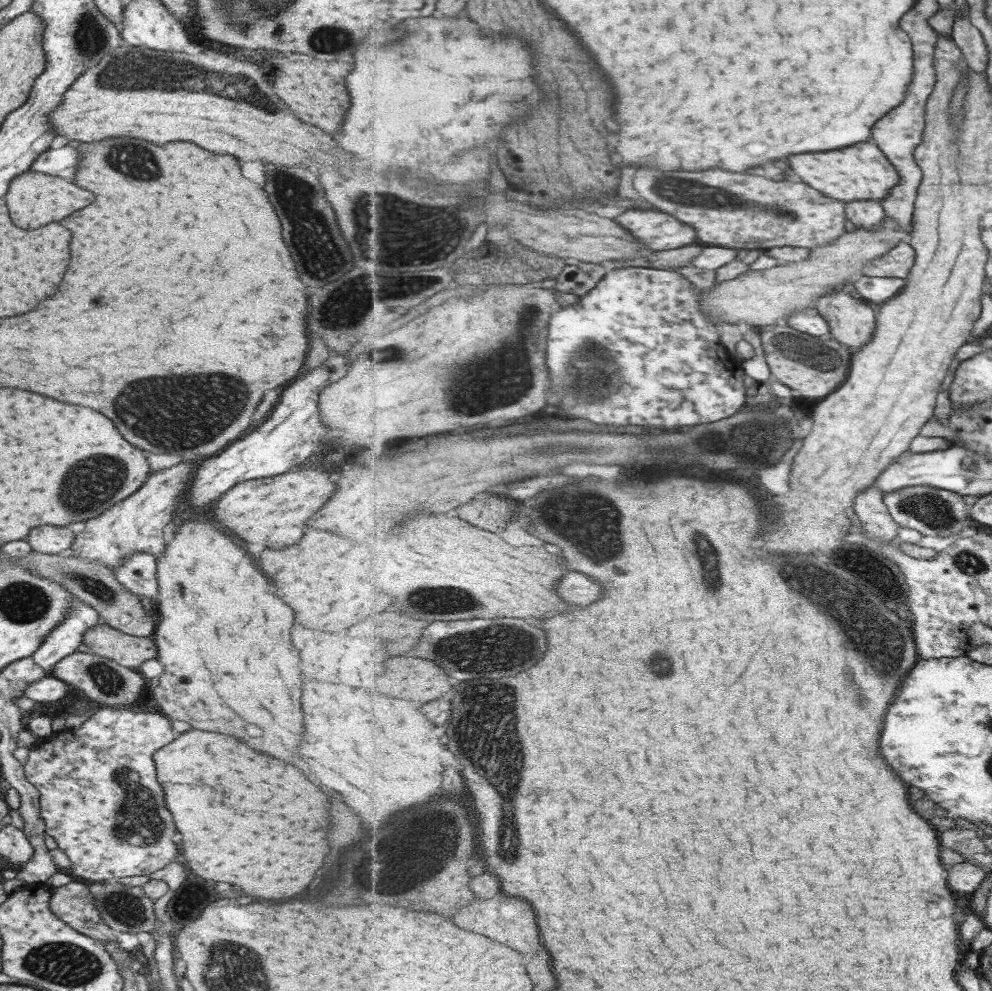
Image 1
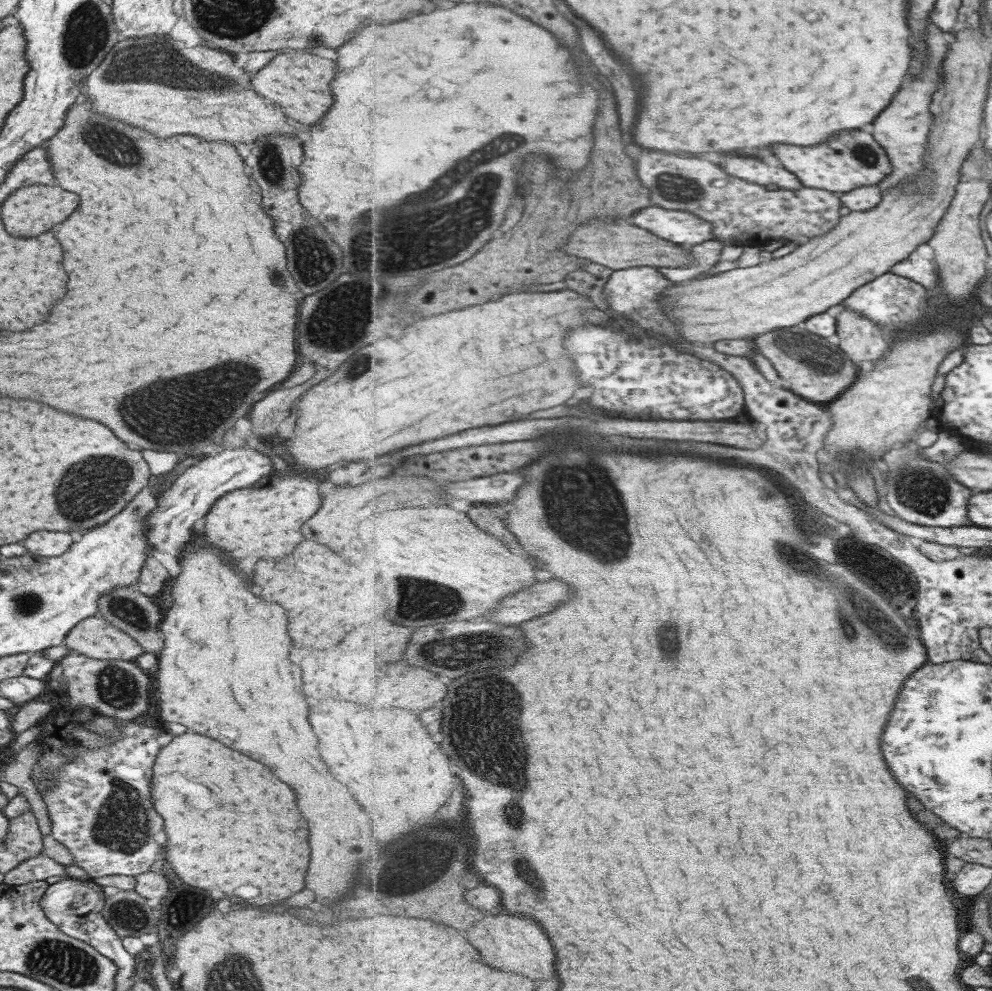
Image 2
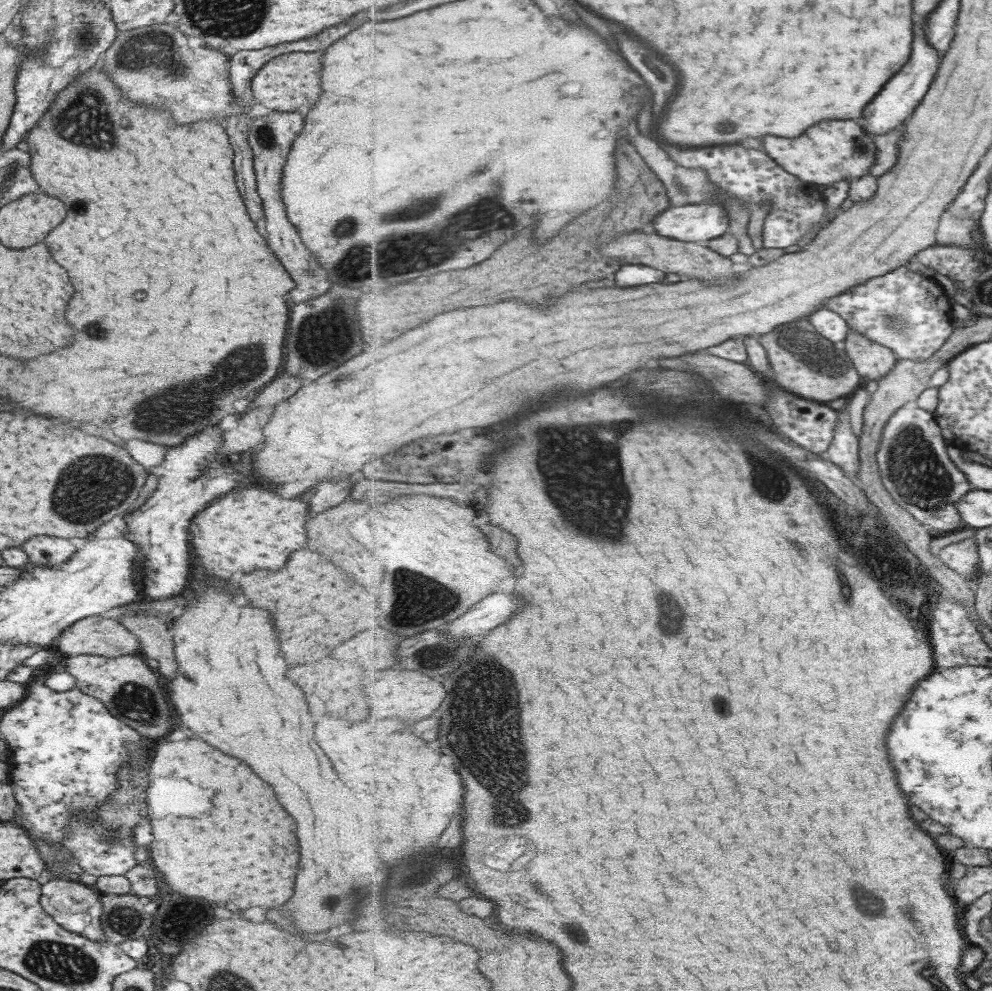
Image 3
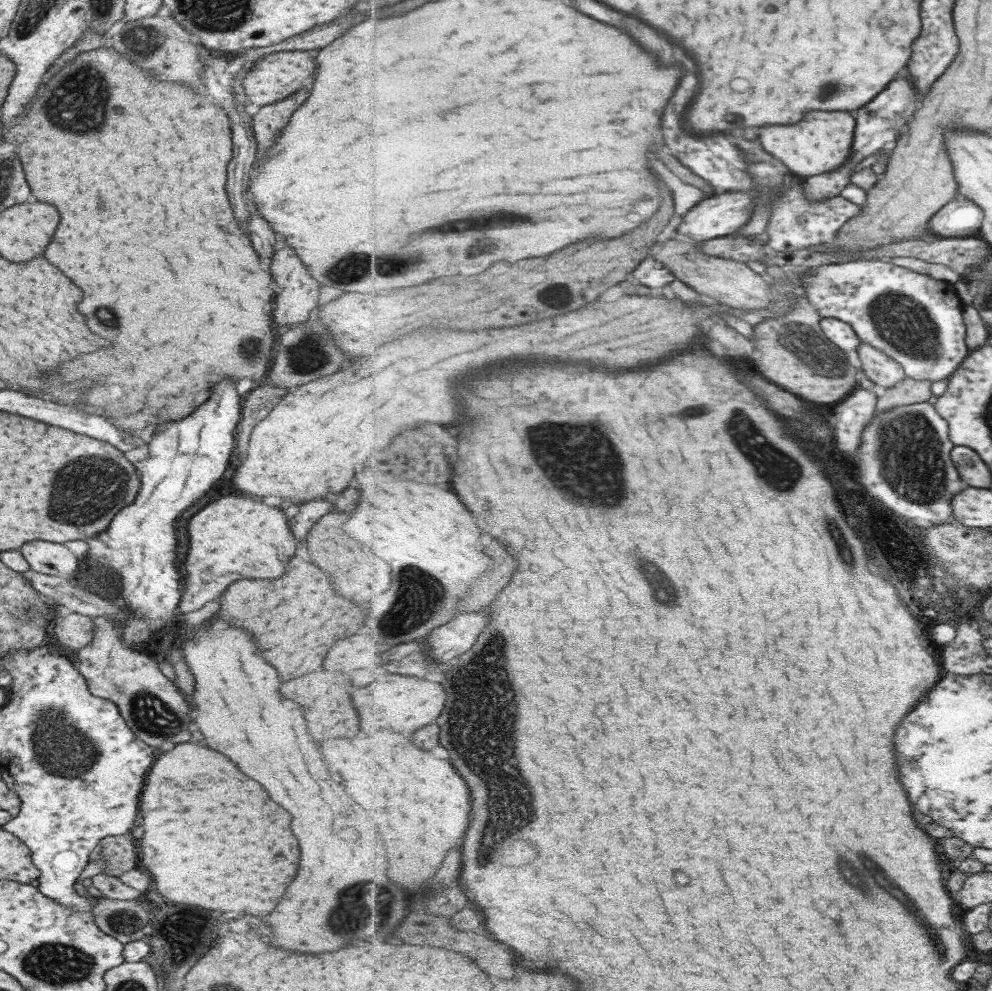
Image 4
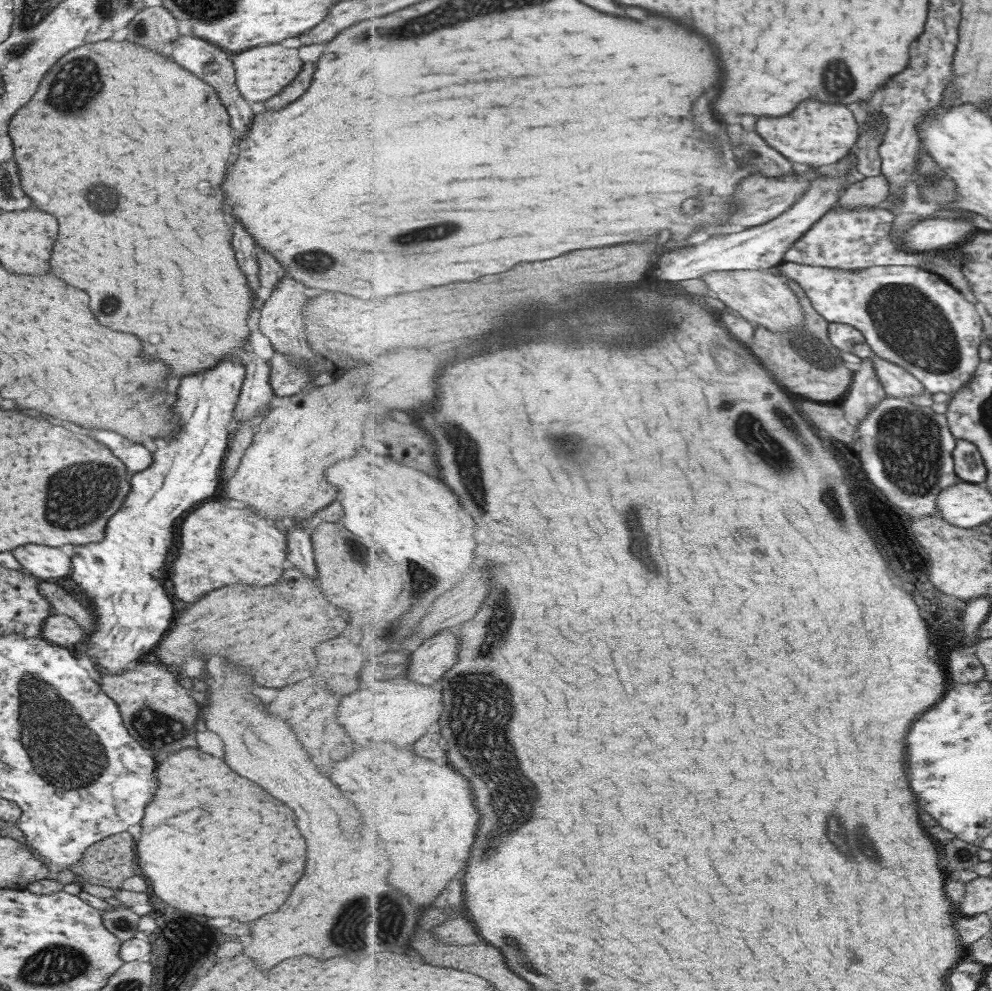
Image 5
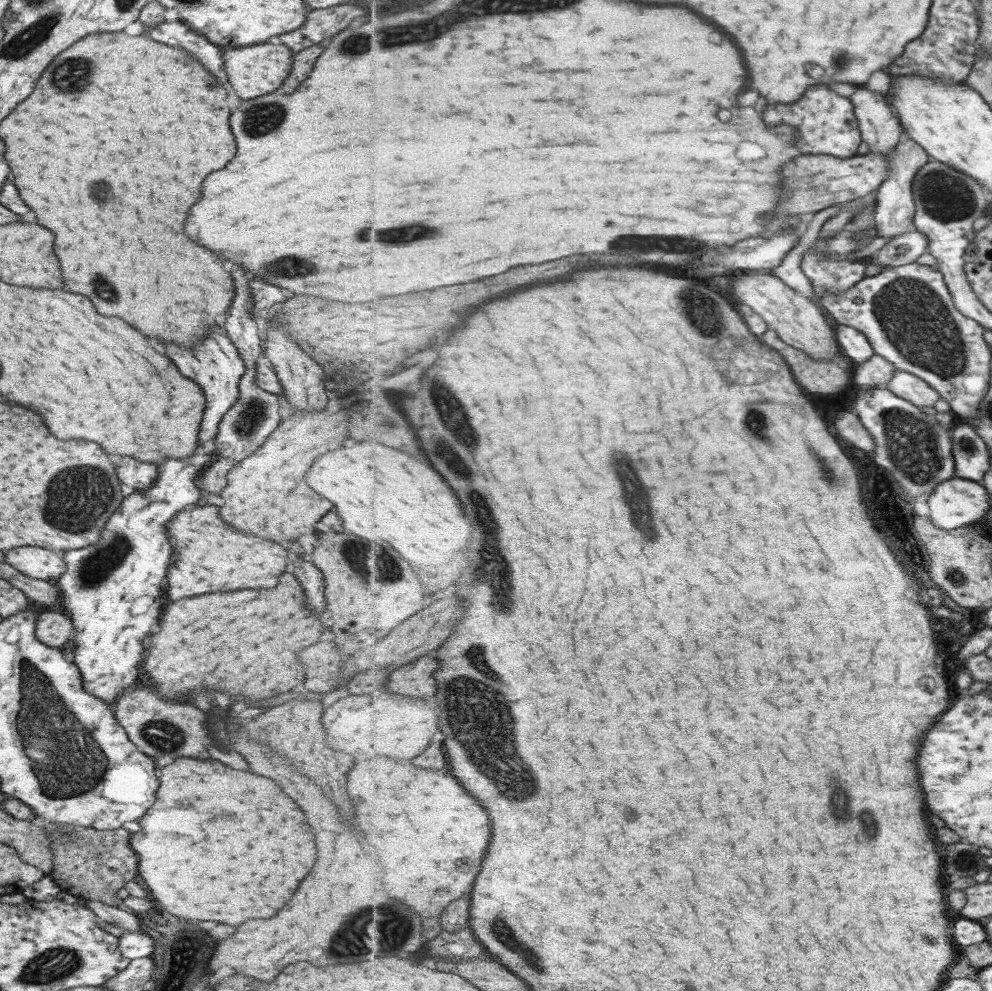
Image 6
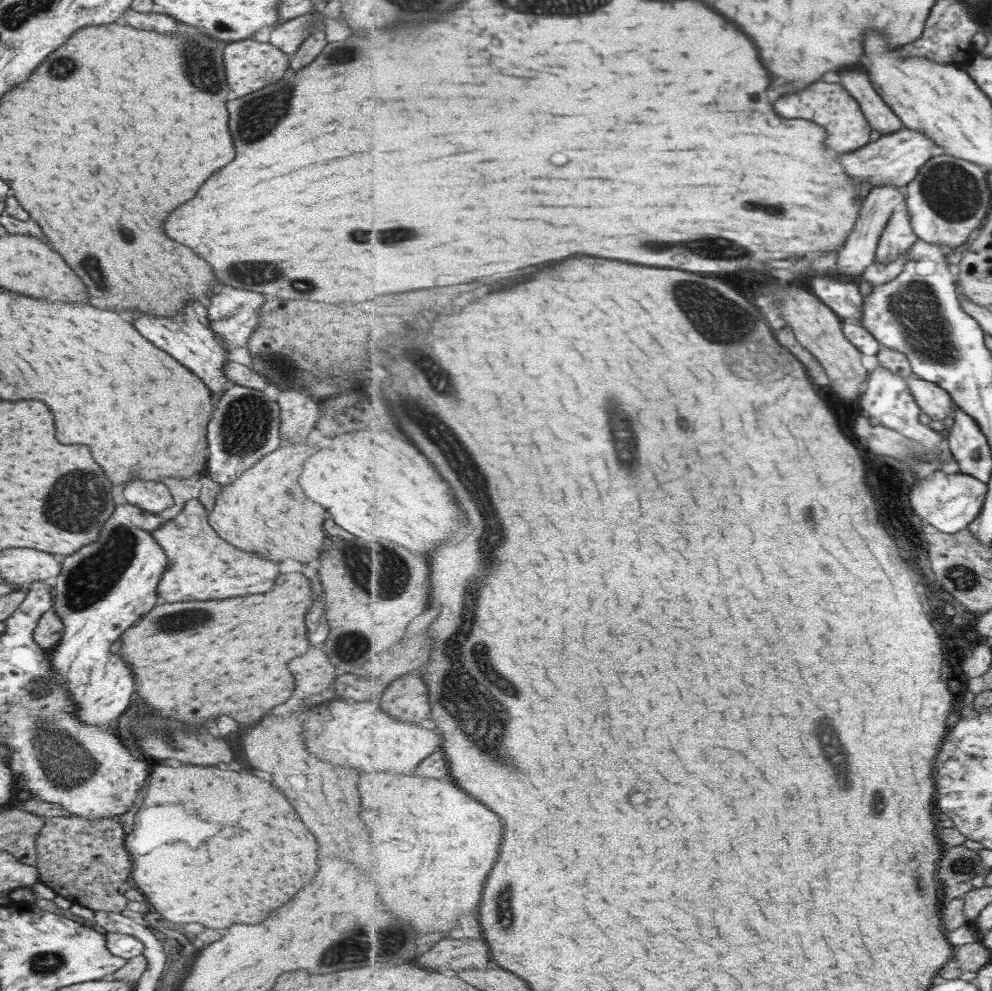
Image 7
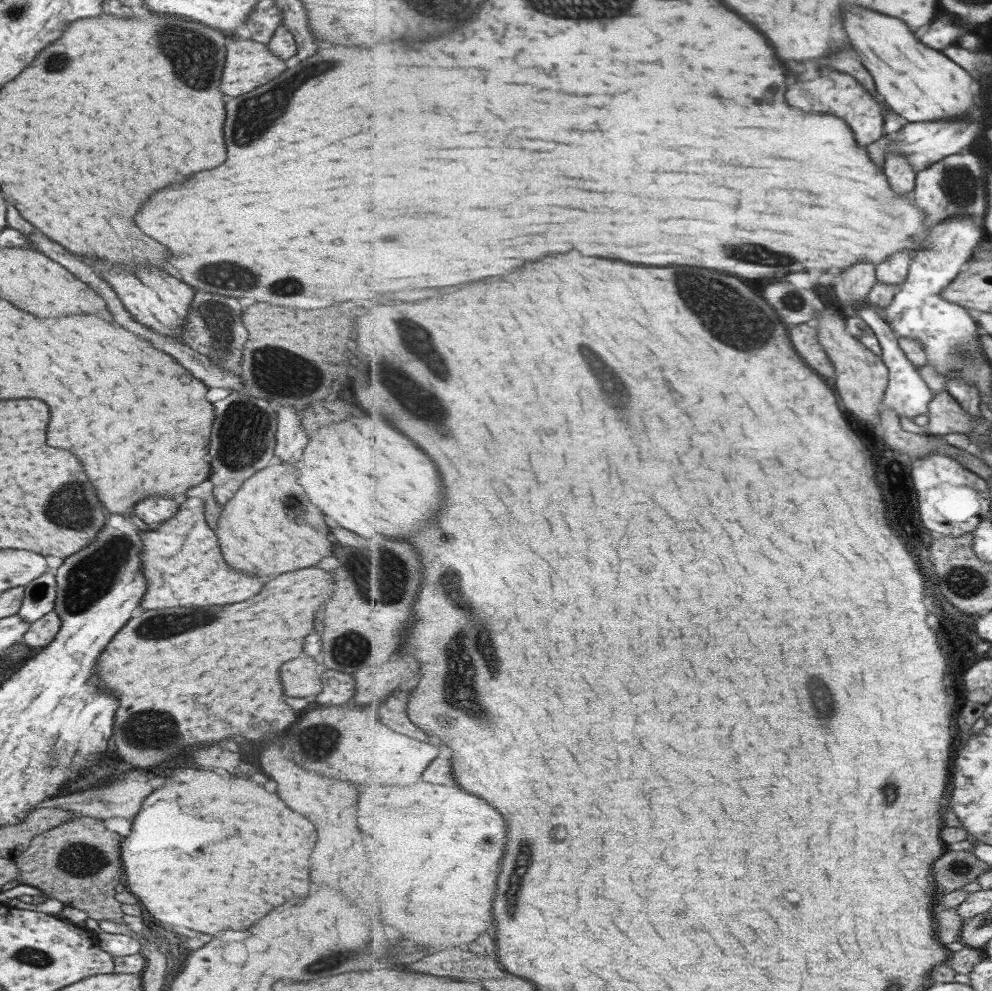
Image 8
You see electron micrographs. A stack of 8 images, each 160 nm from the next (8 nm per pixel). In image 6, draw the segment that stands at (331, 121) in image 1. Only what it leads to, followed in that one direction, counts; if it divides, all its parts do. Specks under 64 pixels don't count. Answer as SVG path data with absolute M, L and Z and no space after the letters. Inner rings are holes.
M257 43L251 46L242 46L235 49L225 50L223 62L225 72L231 88L235 90L235 96L241 100L249 100L255 96L263 96L279 88L283 78L289 74L292 56L294 55L285 45L271 43Z

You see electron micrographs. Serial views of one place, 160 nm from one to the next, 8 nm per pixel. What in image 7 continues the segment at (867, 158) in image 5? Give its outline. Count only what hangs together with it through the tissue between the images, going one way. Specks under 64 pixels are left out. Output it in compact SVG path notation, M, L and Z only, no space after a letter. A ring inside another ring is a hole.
M861 70L843 74L843 86L860 102L874 130L888 135L905 128L904 122L875 90L870 76Z

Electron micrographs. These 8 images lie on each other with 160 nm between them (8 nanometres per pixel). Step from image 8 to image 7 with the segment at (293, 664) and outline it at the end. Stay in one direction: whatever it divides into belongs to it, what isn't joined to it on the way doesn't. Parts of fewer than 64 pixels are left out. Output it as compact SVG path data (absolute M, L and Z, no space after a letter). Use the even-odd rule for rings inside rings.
M312 648L303 655L291 659L289 672L294 678L293 696L302 698L306 706L332 700L334 694L327 692L327 687L332 684L338 671L329 664L324 652Z

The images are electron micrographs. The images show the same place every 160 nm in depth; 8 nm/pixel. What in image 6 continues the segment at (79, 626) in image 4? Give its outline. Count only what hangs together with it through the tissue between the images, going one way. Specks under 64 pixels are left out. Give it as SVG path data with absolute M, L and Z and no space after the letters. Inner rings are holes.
M39 611L34 622L35 638L55 649L65 649L73 638L71 619L63 612Z

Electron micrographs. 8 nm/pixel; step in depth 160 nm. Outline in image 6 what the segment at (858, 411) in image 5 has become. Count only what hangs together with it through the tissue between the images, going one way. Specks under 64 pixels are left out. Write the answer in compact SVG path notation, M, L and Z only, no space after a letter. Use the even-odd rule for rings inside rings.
M875 354L867 362L856 364L853 370L854 384L865 392L872 387L886 386L898 368L884 356Z

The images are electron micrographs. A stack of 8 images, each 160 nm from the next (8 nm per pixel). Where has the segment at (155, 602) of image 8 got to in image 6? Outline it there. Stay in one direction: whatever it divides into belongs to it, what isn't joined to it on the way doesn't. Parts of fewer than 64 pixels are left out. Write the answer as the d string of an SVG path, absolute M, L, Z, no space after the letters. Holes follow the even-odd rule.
M191 506L175 513L165 525L171 547L167 578L167 598L179 600L209 592L273 588L285 570L285 550L279 543L245 536L227 528L217 518L217 506ZM213 566L213 568L211 568Z

